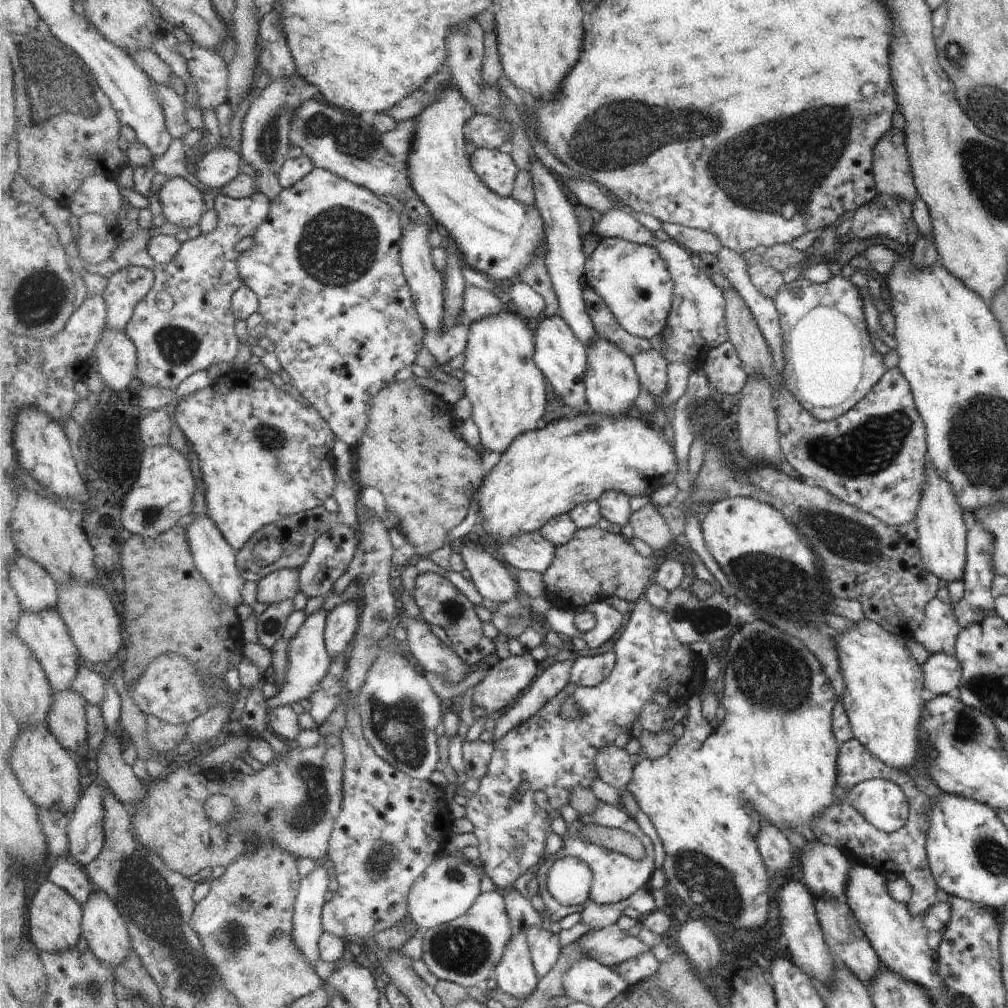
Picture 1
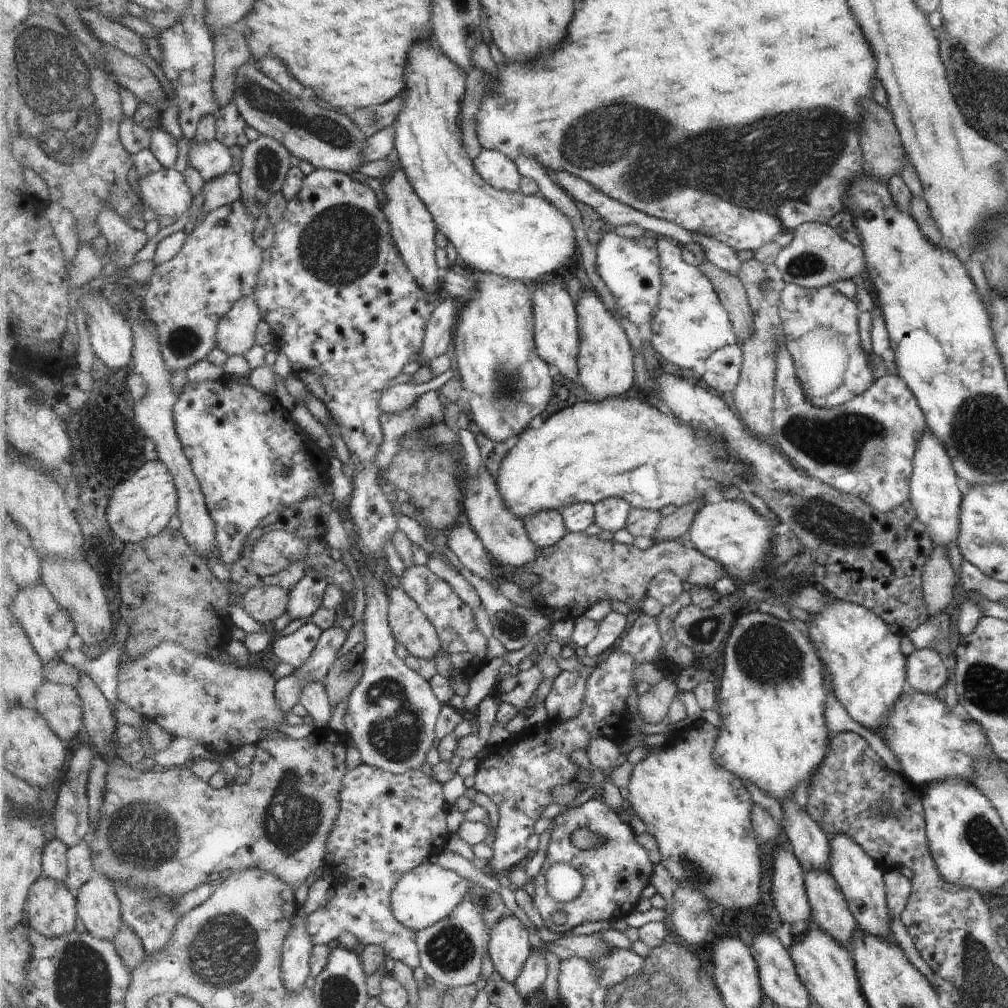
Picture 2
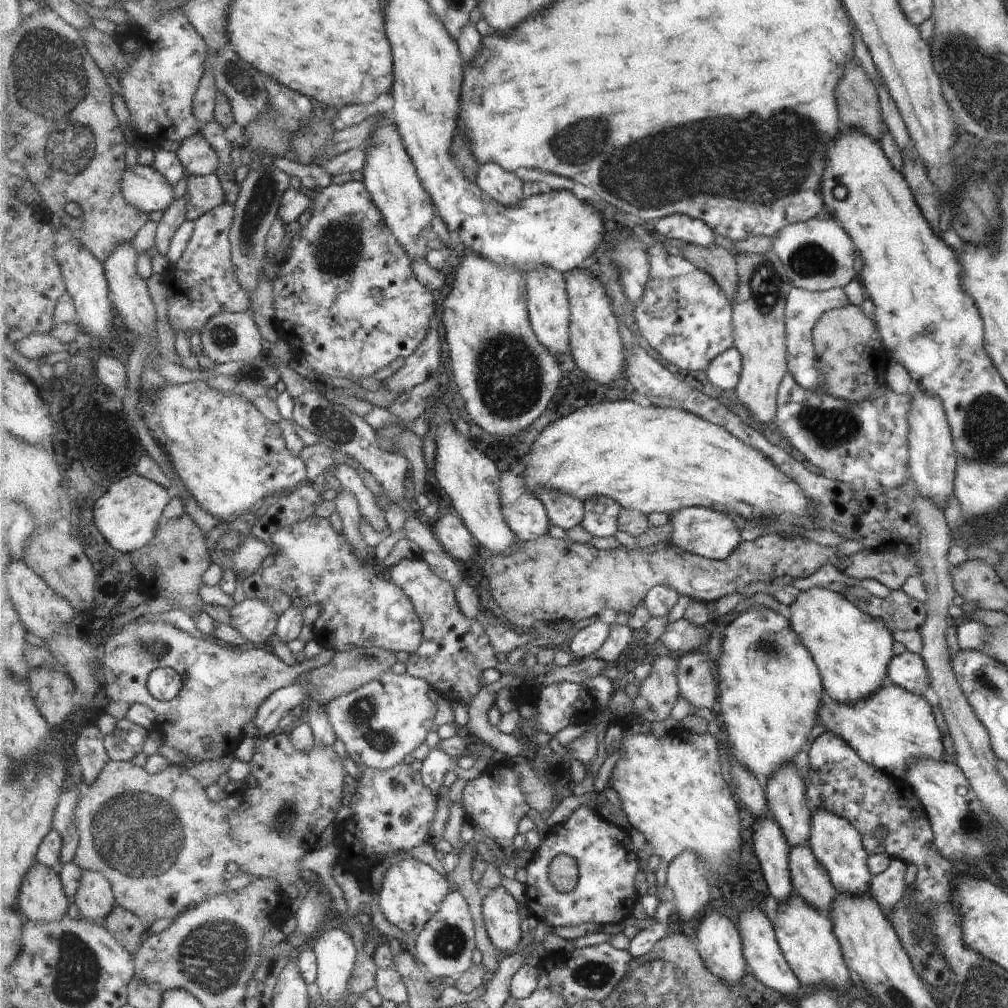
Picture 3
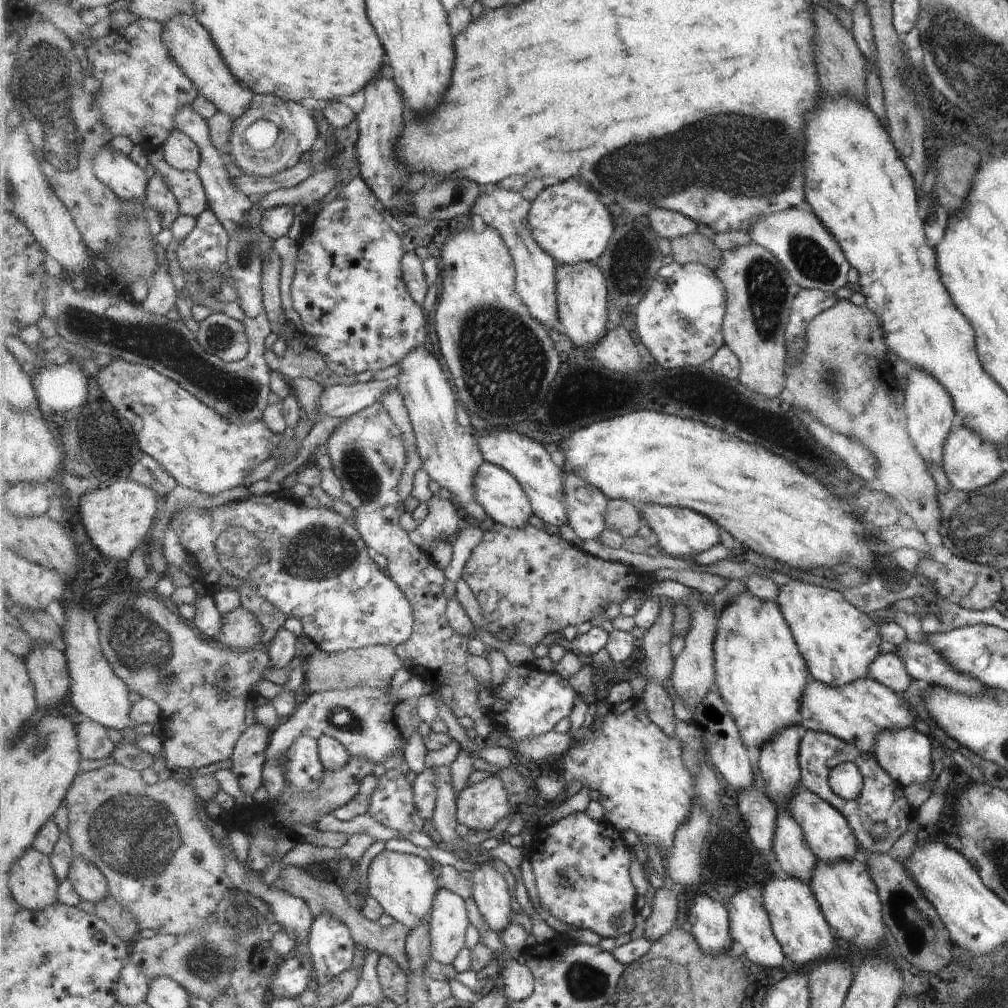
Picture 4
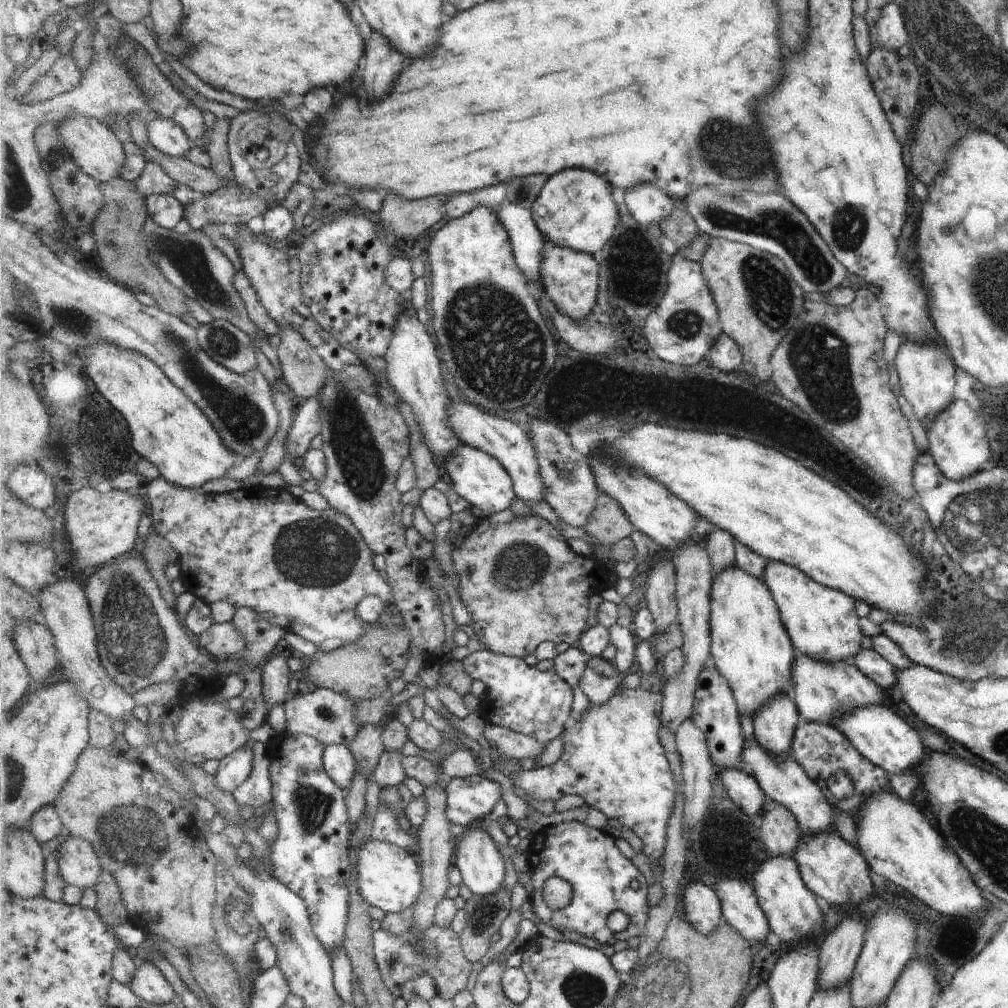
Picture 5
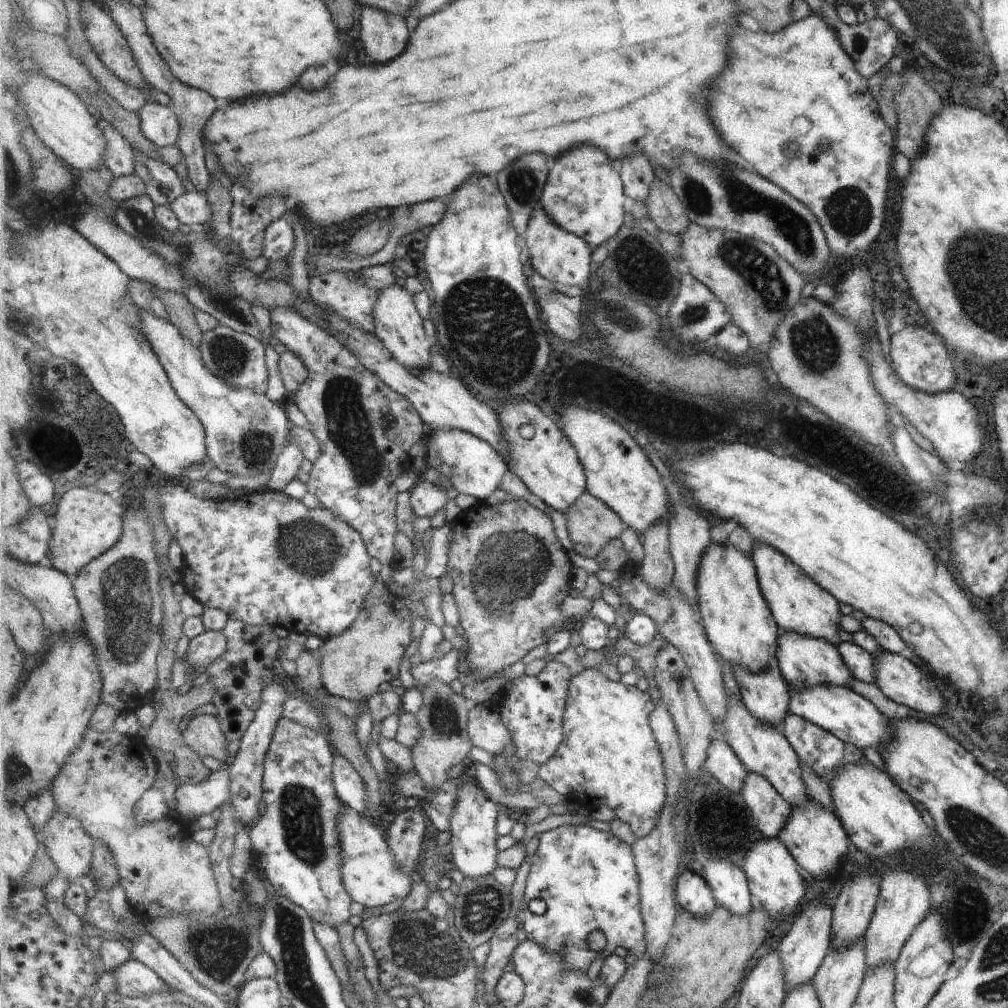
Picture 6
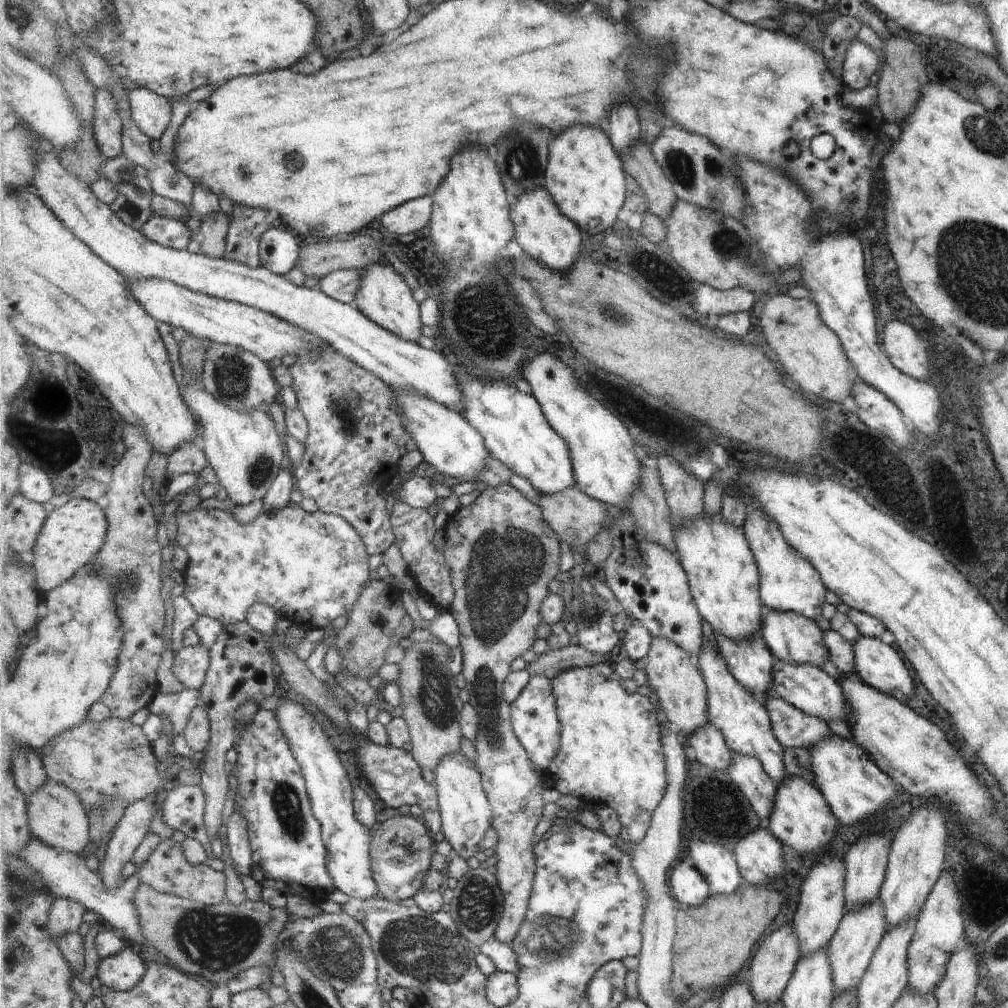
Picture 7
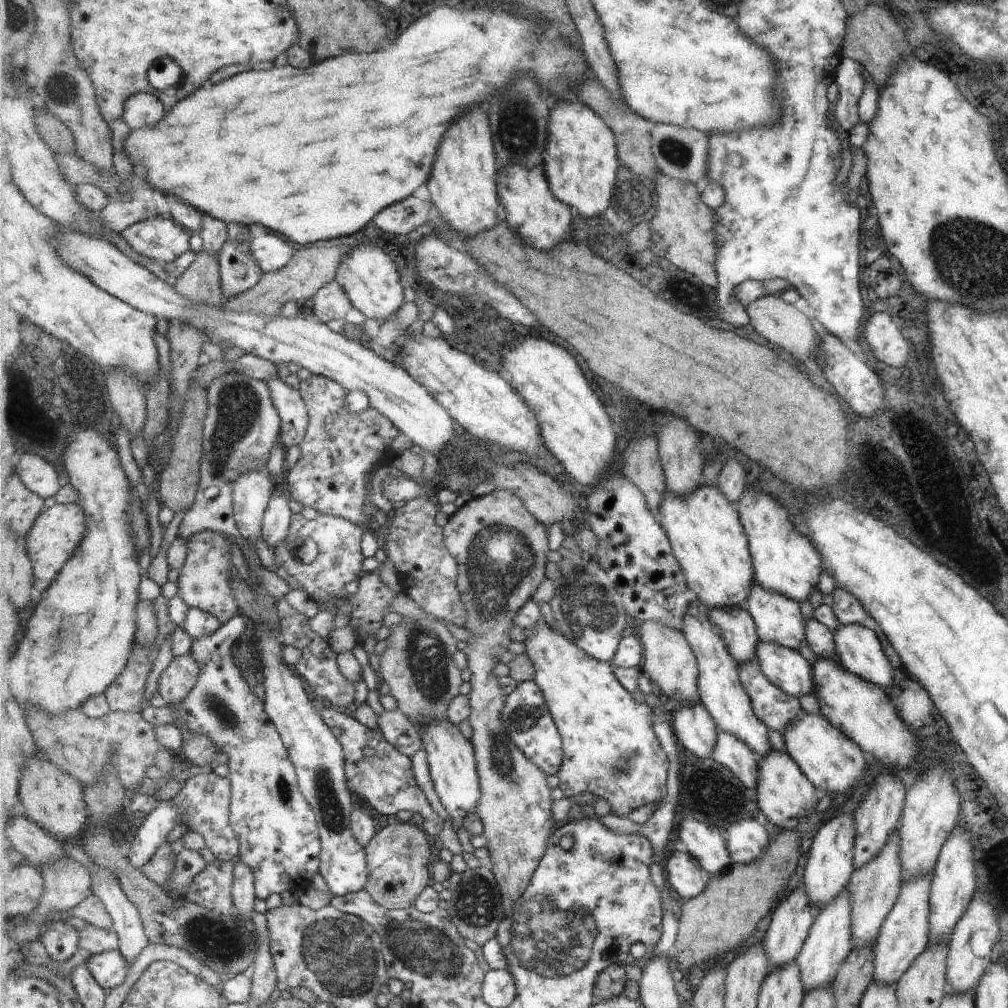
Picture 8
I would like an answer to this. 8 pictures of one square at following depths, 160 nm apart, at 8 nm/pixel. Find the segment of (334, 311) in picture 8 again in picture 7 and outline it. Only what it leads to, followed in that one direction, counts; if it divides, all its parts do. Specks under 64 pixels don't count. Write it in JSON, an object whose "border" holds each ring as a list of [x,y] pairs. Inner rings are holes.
{"border":[[[361,270],[335,271],[319,280],[319,291],[339,302],[351,305],[361,287]]]}

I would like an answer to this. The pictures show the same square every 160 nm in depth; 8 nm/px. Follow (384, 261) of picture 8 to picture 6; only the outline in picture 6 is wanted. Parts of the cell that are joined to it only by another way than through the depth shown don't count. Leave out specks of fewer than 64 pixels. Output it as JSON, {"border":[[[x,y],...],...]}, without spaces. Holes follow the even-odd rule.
{"border":[[[401,281],[397,285],[381,289],[378,294],[377,304],[374,306],[374,333],[407,368],[430,369],[431,346],[436,341],[425,334],[424,318],[419,312],[414,296],[405,290]]]}

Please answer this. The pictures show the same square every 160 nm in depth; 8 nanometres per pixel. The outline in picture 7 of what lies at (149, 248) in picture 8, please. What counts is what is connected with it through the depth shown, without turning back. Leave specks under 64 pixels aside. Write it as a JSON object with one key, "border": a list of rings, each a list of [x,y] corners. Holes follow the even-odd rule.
{"border":[[[153,215],[142,227],[138,228],[147,238],[170,249],[182,251],[189,246],[191,235],[182,219]]]}

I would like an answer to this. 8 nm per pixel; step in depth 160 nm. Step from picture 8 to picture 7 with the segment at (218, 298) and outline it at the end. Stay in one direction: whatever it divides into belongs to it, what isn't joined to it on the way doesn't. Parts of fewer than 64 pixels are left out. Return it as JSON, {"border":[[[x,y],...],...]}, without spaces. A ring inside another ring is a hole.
{"border":[[[221,212],[205,217],[200,230],[203,235],[200,243],[200,254],[209,258],[223,259],[227,248],[226,238],[228,235],[229,218]]]}

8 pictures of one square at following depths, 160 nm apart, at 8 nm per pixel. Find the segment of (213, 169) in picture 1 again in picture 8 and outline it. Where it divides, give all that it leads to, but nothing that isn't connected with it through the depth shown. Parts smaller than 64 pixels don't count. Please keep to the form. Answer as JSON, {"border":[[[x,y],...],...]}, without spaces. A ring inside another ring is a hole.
{"border":[[[135,93],[124,104],[122,120],[130,130],[159,124],[168,111],[163,102],[150,93]]]}

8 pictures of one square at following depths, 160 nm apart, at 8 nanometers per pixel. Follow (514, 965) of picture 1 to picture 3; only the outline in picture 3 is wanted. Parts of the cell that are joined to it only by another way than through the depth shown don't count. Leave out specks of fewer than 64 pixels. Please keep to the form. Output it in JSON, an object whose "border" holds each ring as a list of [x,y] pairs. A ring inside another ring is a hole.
{"border":[[[498,886],[484,893],[484,923],[486,931],[496,947],[506,956],[519,949],[523,905],[519,904],[505,888]]]}

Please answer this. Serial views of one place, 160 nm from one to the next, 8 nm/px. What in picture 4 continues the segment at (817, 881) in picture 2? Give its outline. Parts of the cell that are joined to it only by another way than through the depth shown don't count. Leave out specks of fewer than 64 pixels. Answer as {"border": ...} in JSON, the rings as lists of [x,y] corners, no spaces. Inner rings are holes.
{"border":[[[783,805],[778,806],[773,851],[782,874],[795,877],[809,886],[811,871],[814,871],[814,864],[817,863],[816,856],[799,824]]]}

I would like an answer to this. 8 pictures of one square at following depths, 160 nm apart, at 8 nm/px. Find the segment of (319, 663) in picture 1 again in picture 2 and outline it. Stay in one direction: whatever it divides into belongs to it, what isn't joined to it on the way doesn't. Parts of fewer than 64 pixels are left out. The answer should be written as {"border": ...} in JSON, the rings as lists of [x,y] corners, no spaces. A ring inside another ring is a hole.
{"border":[[[307,622],[290,635],[275,637],[273,652],[282,662],[298,671],[315,650],[323,631],[319,626]],[[322,682],[308,683],[300,699],[307,714],[314,720],[314,731],[329,728],[333,710],[331,710],[331,702],[329,702],[325,685]]]}

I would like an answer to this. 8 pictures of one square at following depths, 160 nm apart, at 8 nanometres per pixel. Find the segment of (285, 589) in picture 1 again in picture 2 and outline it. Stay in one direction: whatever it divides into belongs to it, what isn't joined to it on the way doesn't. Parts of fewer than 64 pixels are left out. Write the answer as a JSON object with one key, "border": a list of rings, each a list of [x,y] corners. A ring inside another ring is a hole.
{"border":[[[276,586],[250,588],[243,594],[241,606],[261,626],[269,625],[288,609],[290,592]]]}

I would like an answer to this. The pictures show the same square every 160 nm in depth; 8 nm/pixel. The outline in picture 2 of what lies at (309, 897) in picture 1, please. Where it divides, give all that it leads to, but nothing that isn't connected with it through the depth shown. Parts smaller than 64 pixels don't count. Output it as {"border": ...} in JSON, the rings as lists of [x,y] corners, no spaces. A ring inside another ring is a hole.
{"border":[[[299,906],[298,914],[292,924],[292,930],[284,944],[282,954],[282,979],[287,990],[299,993],[303,984],[311,974],[311,955],[314,944],[306,929],[306,918],[309,916],[304,911],[304,906]]]}

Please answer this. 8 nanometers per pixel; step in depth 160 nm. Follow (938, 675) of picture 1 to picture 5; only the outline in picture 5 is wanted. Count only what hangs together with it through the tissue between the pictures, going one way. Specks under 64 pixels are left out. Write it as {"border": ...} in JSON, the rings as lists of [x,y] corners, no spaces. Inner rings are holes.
{"border":[[[859,649],[857,654],[849,658],[859,672],[881,689],[891,689],[894,686],[895,668],[884,658],[871,649]]]}

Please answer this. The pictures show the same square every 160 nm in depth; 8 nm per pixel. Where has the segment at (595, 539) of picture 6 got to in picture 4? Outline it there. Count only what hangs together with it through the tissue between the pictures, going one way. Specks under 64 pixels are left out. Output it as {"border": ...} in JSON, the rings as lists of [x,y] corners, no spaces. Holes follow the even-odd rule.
{"border":[[[608,498],[607,529],[619,533],[623,538],[639,534],[643,518],[637,506],[628,500]]]}

